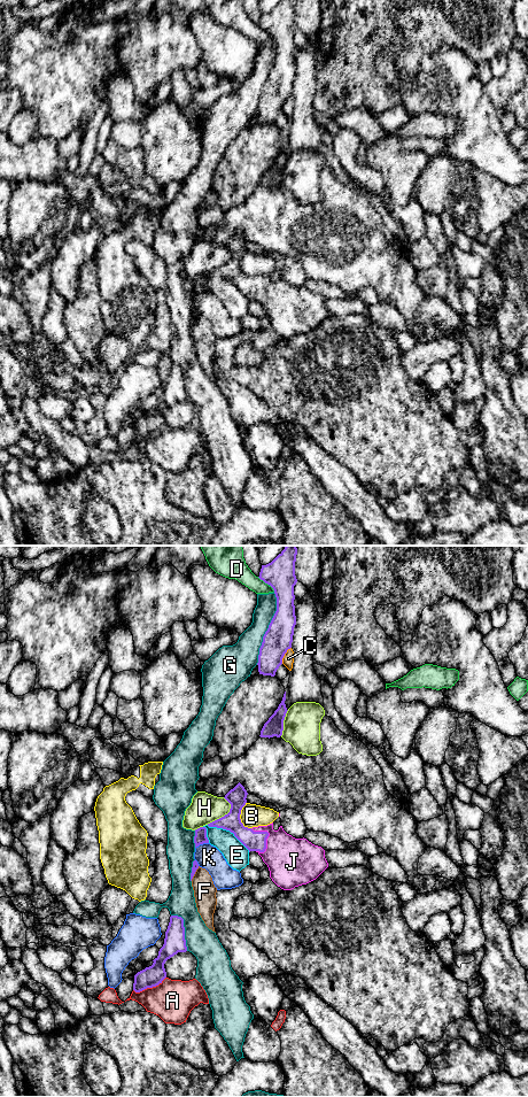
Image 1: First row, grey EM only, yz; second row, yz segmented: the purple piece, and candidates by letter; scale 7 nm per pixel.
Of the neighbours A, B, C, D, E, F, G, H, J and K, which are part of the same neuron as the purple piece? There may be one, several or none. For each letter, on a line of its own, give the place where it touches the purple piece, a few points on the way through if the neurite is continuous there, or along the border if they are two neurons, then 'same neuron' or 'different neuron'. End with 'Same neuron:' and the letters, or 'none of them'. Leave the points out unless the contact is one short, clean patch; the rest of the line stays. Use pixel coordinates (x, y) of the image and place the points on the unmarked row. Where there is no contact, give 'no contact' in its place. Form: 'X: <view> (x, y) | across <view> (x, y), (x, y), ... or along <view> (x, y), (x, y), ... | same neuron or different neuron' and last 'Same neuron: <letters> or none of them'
A: yz (149, 435) | different neuron
B: yz (239, 265) | different neuron
C: yz (284, 103) | along yz (290, 95), (281, 111) | different neuron
D: yz (263, 29) | along yz (257, 25), (268, 33) | different neuron
E: yz (228, 278) | different neuron
F: yz (194, 322) | different neuron
G: yz (268, 77) | different neuron
H: yz (225, 263) | different neuron
J: yz (268, 283) | across yz (254, 290), (263, 287), (268, 283), (290, 310) | same neuron
K: yz (201, 292) | different neuron
Same neuron: J

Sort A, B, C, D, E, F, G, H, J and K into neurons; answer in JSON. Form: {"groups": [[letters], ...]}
{"groups": [["A"], ["B"], ["C"], ["D"], ["E"], ["F"], ["G"], ["H"], ["J"], ["K"]]}

